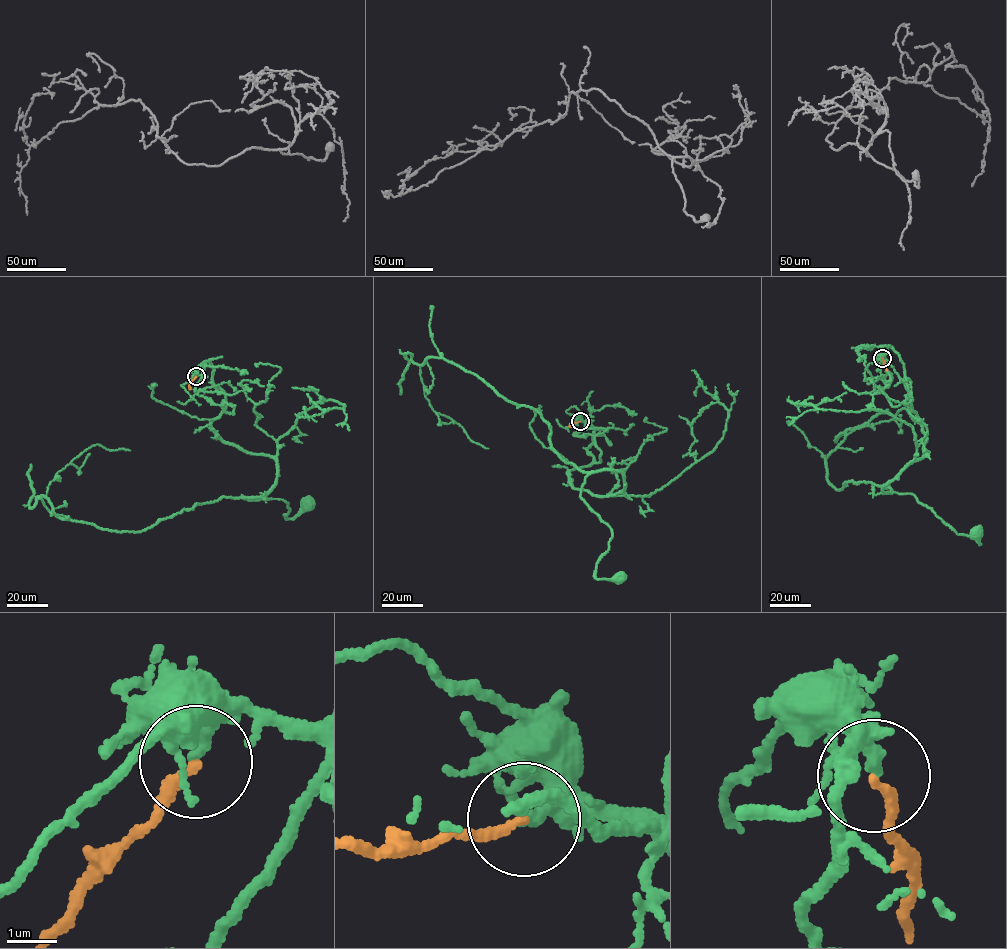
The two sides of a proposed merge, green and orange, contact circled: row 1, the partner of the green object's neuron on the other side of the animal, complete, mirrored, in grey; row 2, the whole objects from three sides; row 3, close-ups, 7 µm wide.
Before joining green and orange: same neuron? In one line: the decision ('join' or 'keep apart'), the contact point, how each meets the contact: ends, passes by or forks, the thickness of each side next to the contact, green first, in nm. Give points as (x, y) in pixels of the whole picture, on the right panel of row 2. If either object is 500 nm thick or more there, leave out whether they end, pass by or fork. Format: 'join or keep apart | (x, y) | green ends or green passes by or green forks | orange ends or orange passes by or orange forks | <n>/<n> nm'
keep apart | (882, 358) | green ends | orange ends | 280/190 nm

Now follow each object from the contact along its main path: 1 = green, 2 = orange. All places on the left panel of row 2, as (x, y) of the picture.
1: (196, 376), (209, 360), (225, 395), (216, 436), (276, 463), (242, 497), (288, 518), (307, 504)
2: (196, 376), (189, 384), (191, 389)

